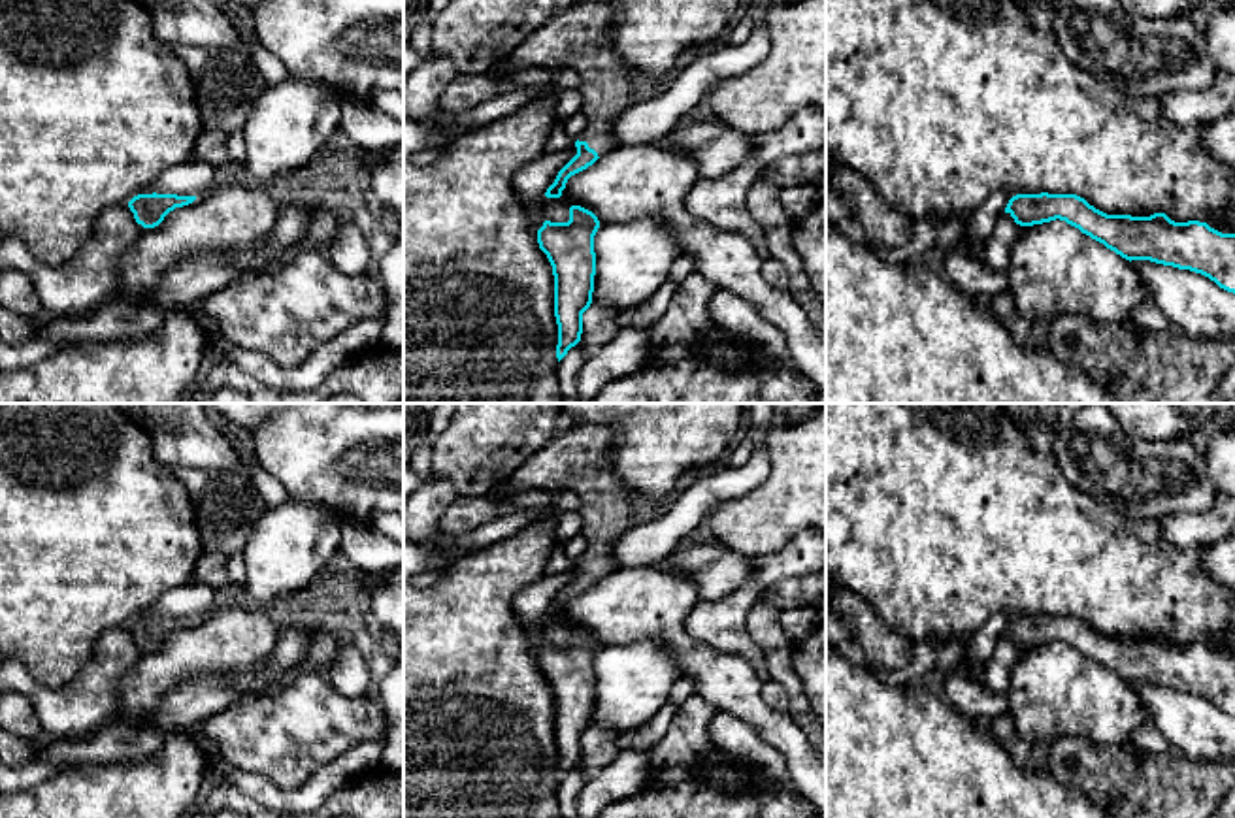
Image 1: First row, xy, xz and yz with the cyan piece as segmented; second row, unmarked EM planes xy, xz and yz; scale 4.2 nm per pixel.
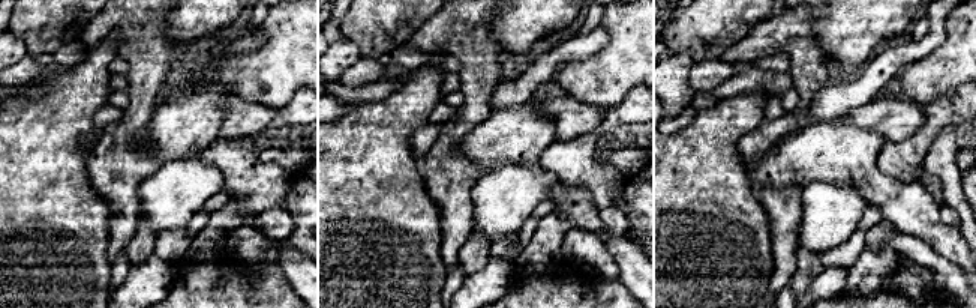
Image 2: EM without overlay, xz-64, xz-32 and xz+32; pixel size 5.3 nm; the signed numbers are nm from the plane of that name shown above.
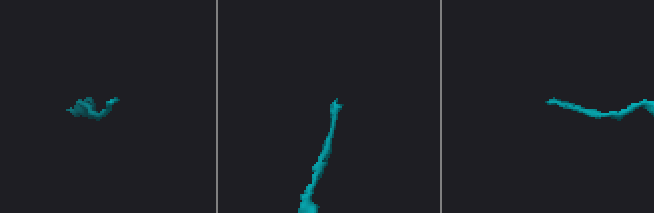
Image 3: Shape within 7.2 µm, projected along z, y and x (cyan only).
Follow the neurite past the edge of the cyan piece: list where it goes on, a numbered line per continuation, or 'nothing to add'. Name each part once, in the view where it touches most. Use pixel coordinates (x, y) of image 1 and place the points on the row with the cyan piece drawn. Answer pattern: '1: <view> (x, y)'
1: xz (579, 36)

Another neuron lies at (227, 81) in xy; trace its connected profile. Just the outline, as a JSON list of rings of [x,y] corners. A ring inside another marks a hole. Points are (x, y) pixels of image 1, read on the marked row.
[[[172,45],[194,79],[202,130],[243,132],[255,102],[268,87],[247,49]]]

